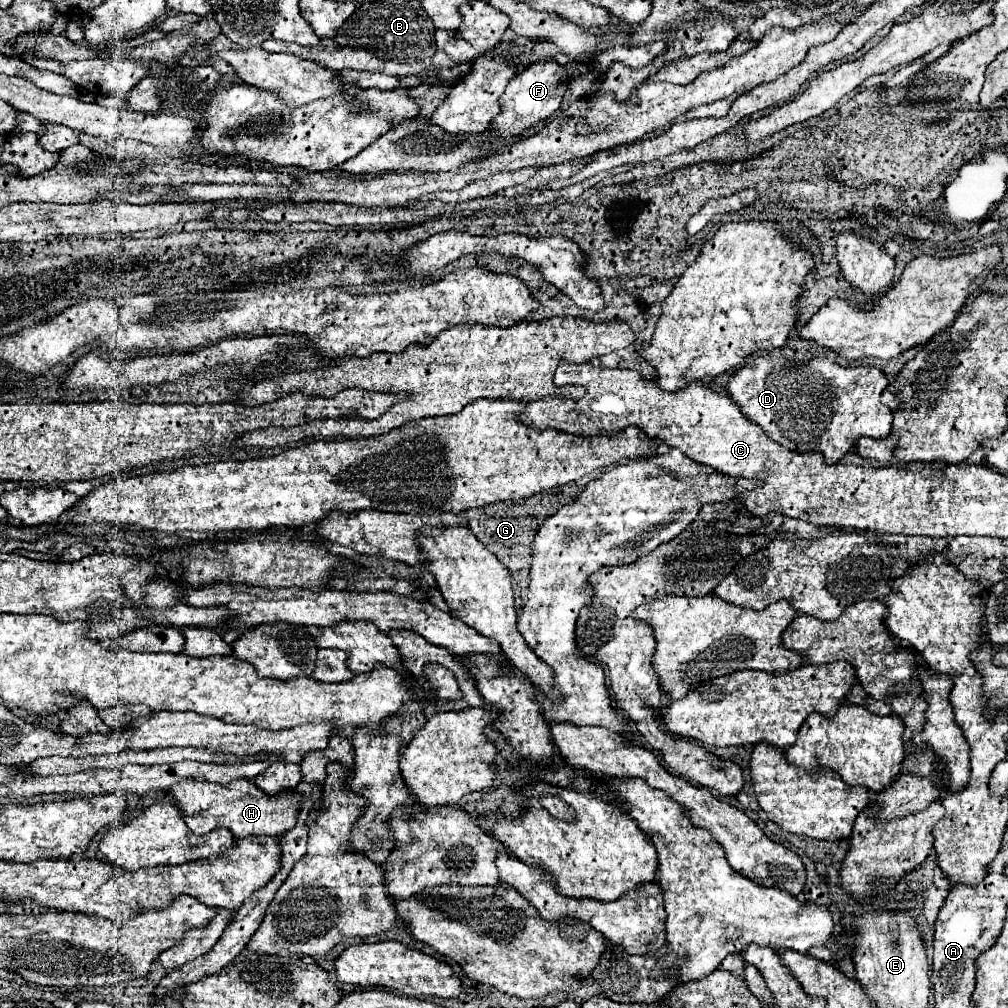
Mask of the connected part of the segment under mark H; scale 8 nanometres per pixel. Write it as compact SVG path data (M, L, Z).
M181 779L175 783L169 793L175 799L187 827L197 833L205 835L217 827L227 827L237 839L247 835L281 835L295 827L297 811L299 811L299 795L297 791L285 791L281 795L265 795L255 783L247 779L231 781L229 785L219 785L201 779Z

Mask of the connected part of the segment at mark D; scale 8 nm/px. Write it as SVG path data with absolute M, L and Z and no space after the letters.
M761 355L729 373L725 391L741 413L763 427L763 431L789 451L823 453L825 463L837 463L859 437L887 437L893 415L881 405L879 397L889 385L885 373L875 367L841 367L827 357L813 357L811 361L791 361L781 355Z

